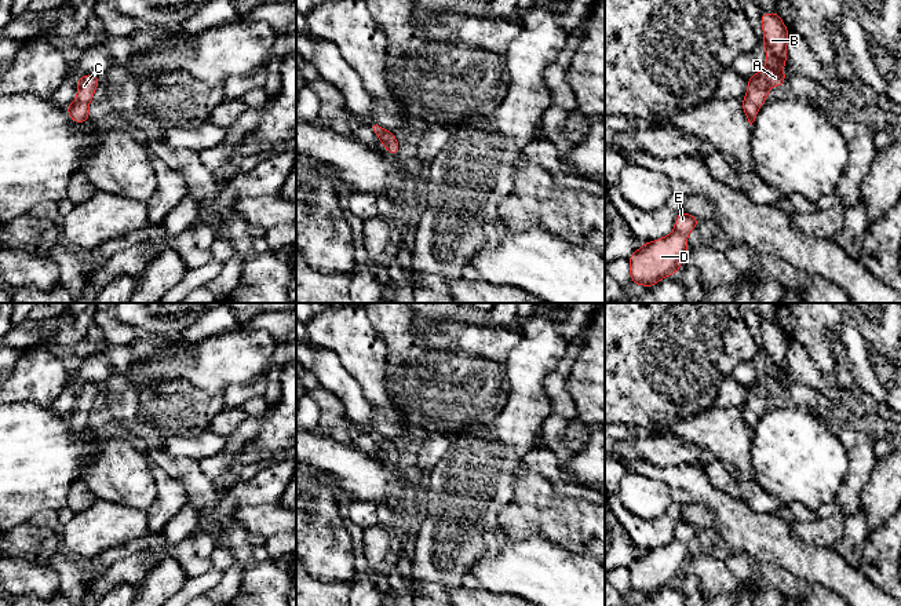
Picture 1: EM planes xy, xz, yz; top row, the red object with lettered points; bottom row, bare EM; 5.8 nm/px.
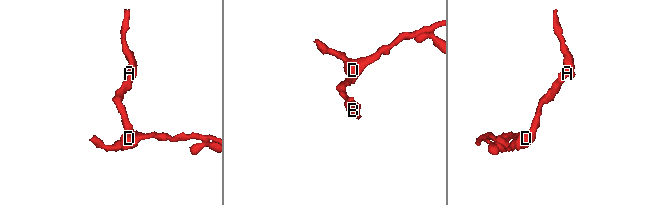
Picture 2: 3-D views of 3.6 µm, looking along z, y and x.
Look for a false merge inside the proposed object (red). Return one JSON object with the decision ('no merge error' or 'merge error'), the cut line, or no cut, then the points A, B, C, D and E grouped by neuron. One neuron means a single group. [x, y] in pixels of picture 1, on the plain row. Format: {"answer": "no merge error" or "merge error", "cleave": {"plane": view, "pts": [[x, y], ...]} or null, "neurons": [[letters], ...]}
{"answer": "no merge error", "cleave": null, "neurons": [["A", "B", "C", "D", "E"]]}

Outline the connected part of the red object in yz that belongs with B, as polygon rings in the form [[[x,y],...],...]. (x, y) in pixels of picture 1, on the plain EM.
[[[777,320],[770,322],[760,321],[763,339],[762,354],[766,358],[766,372],[760,380],[755,380],[748,387],[745,406],[741,409],[745,427],[752,434],[759,416],[767,409],[771,395],[784,394],[784,370],[788,369],[787,353],[789,340]]]

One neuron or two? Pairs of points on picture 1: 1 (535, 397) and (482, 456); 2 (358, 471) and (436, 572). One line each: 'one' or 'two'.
1: one
2: two

